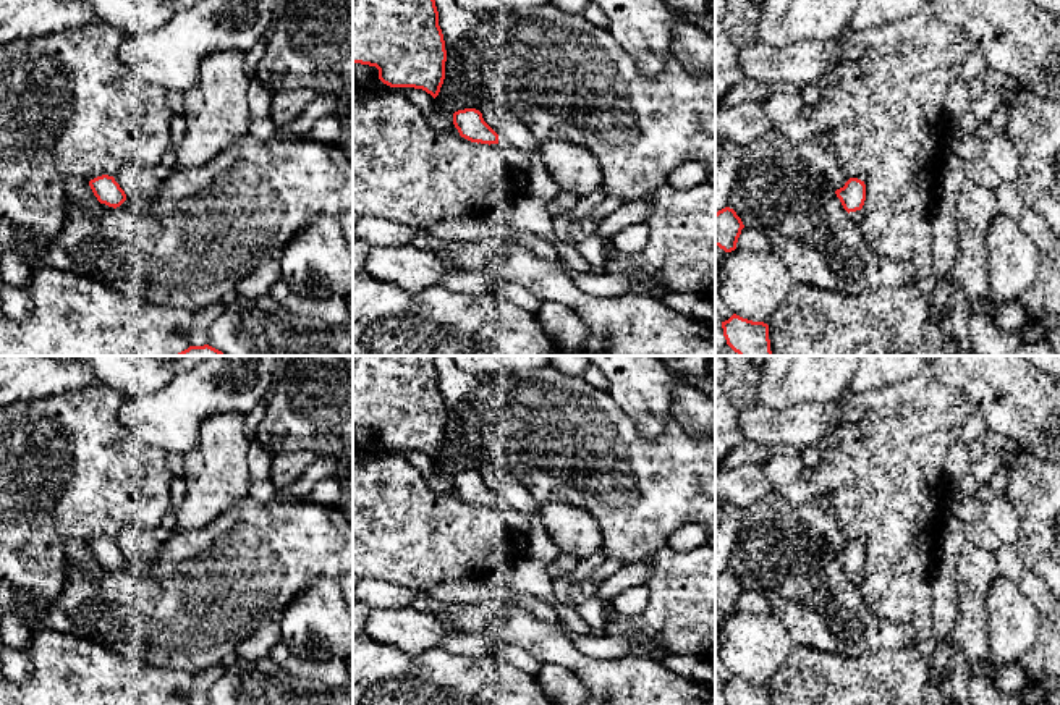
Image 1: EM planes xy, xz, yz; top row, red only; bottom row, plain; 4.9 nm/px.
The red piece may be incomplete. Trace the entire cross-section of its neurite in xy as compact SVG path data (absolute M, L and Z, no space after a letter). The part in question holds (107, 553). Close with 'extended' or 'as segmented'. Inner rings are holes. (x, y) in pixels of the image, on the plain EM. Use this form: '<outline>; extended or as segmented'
M102 537L89 543L89 548L100 566L120 569L126 563L125 553L113 538Z; as segmented

